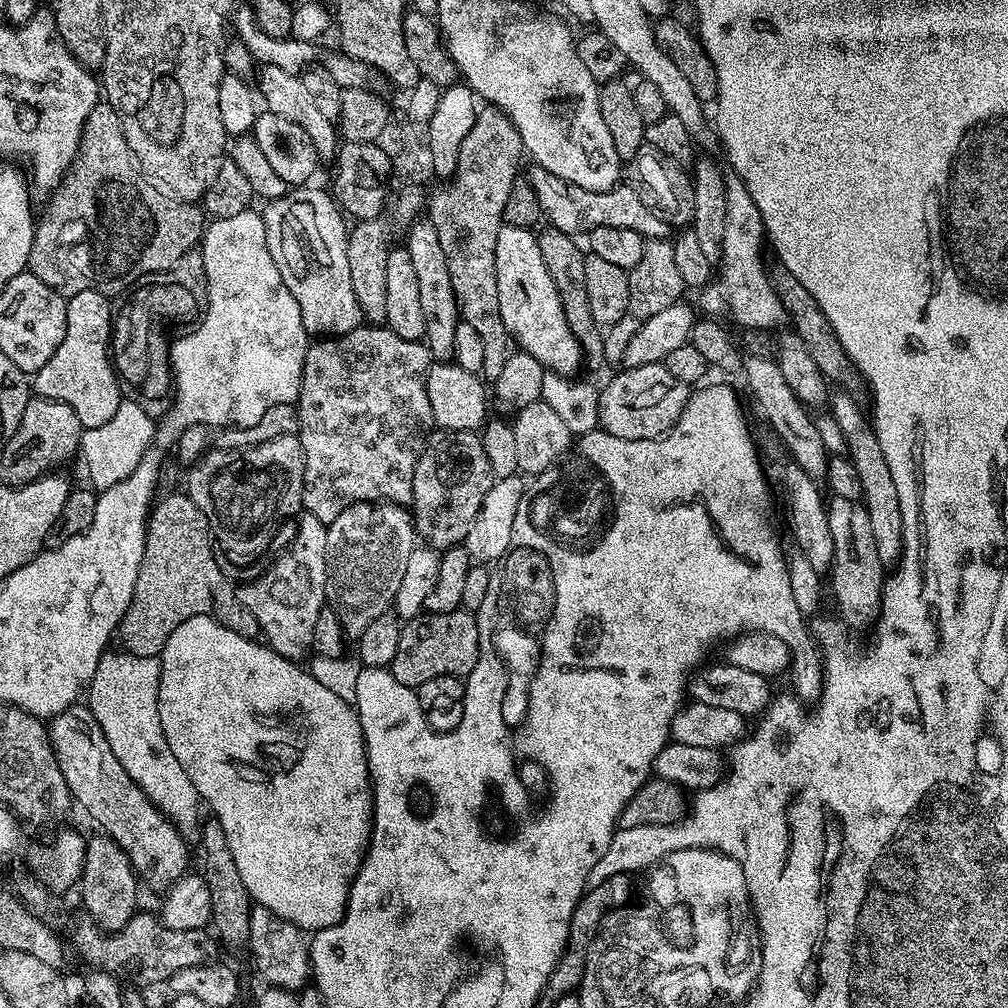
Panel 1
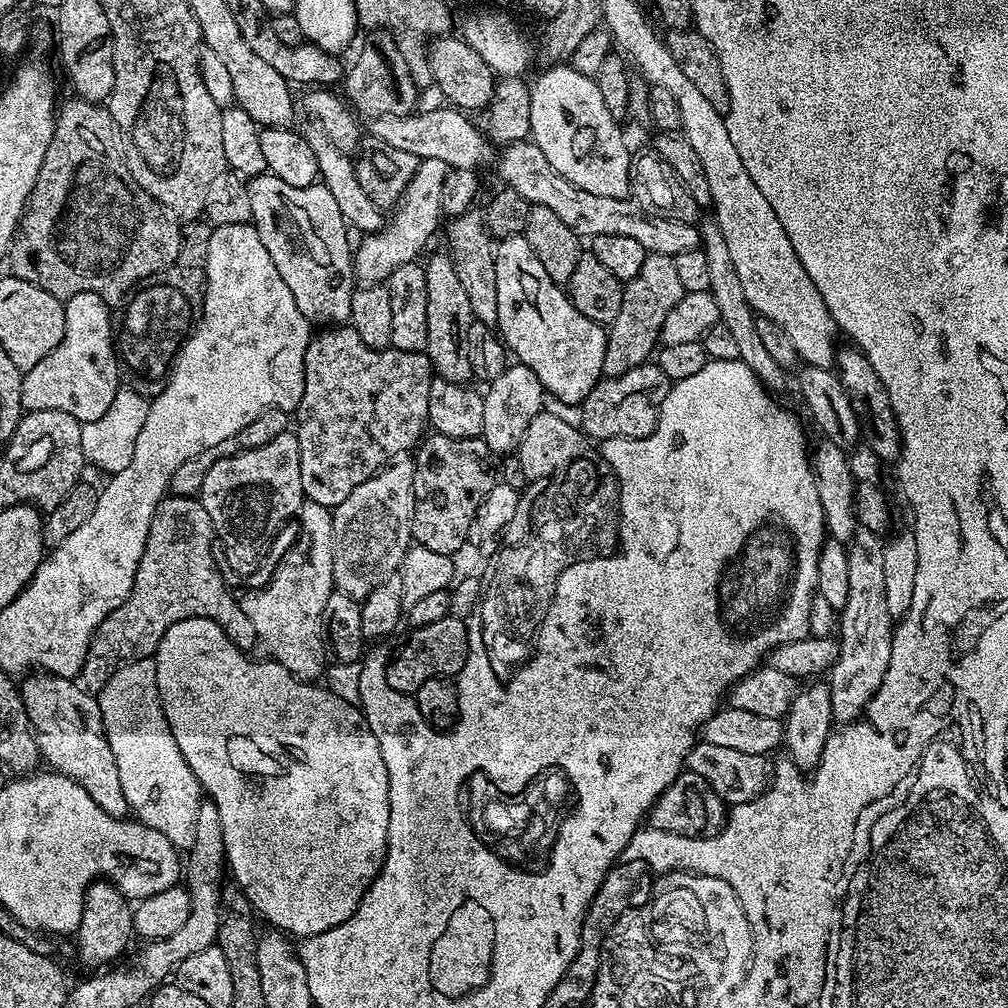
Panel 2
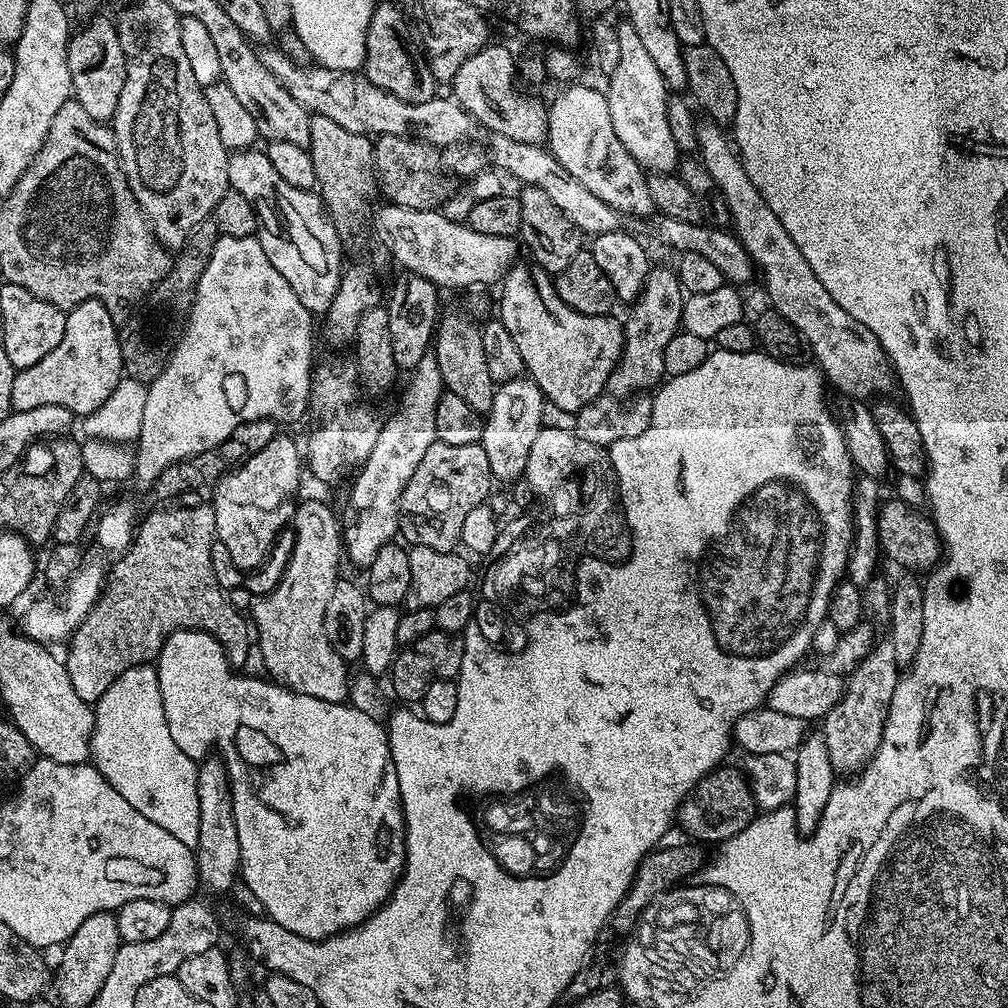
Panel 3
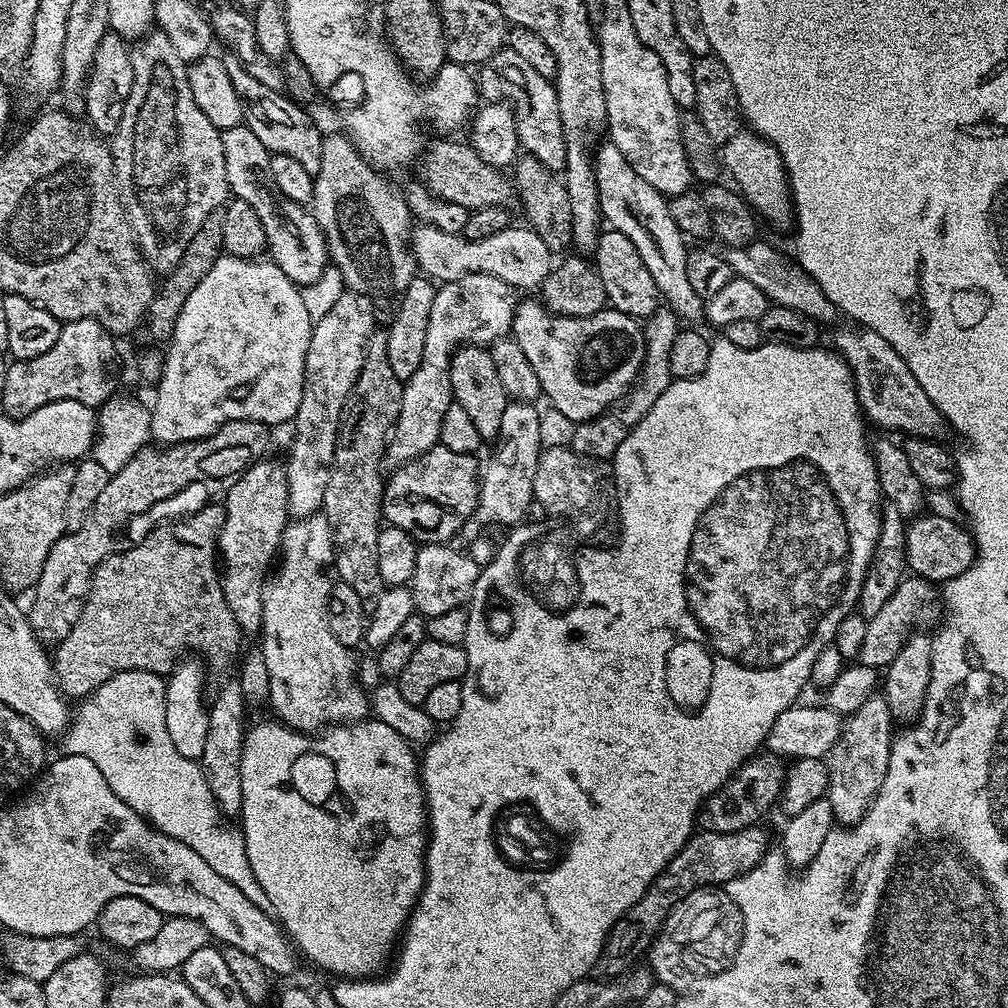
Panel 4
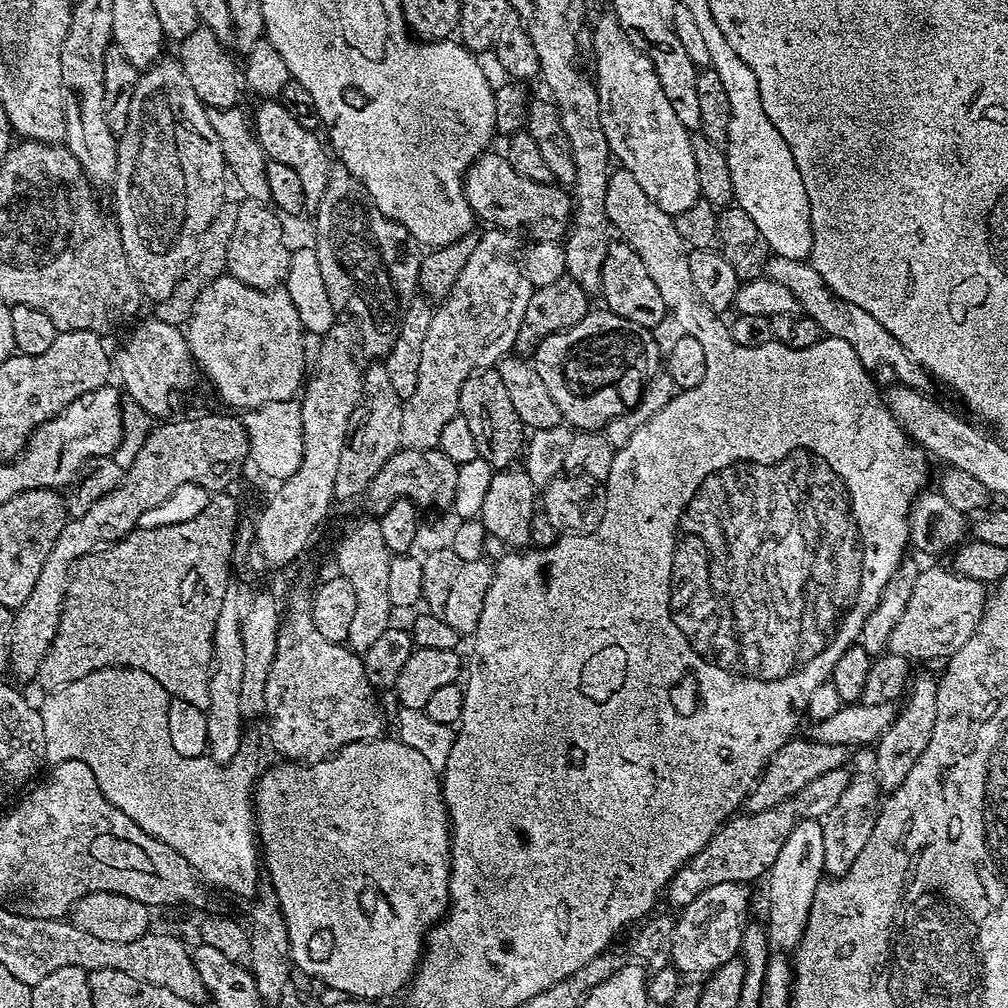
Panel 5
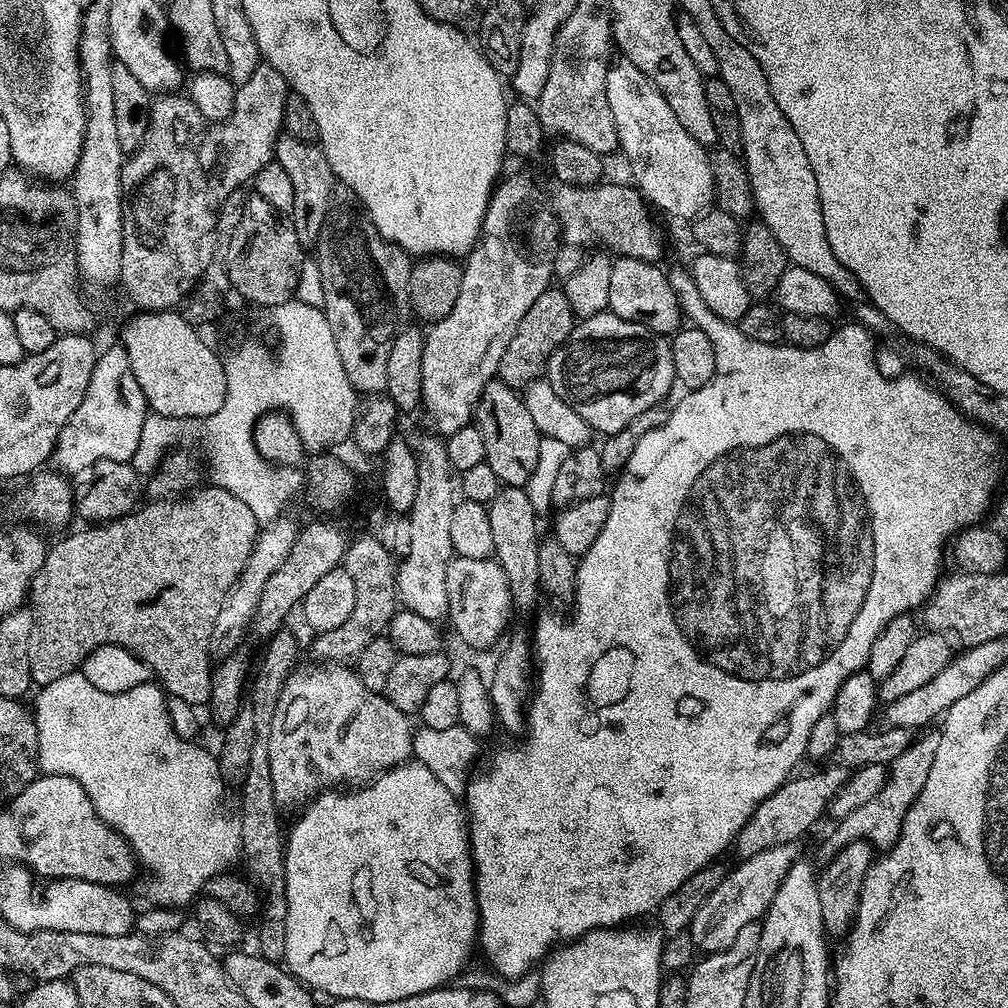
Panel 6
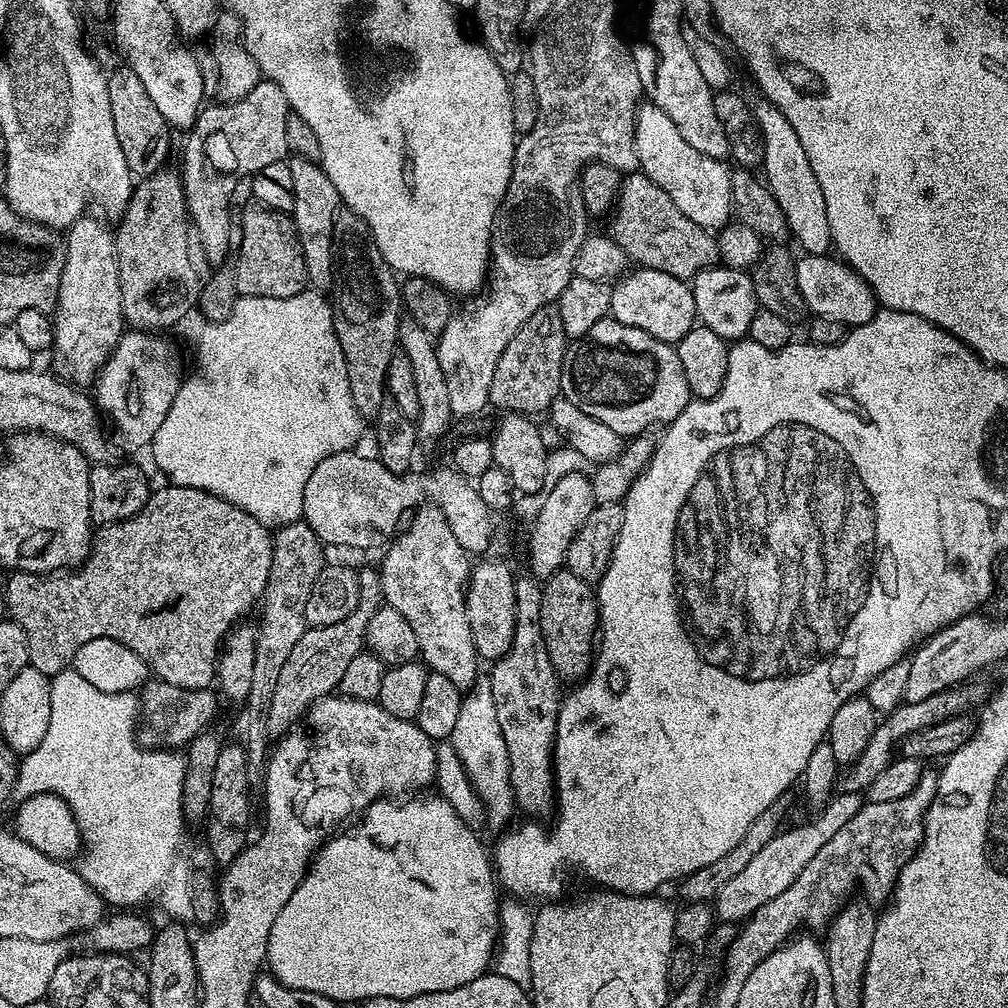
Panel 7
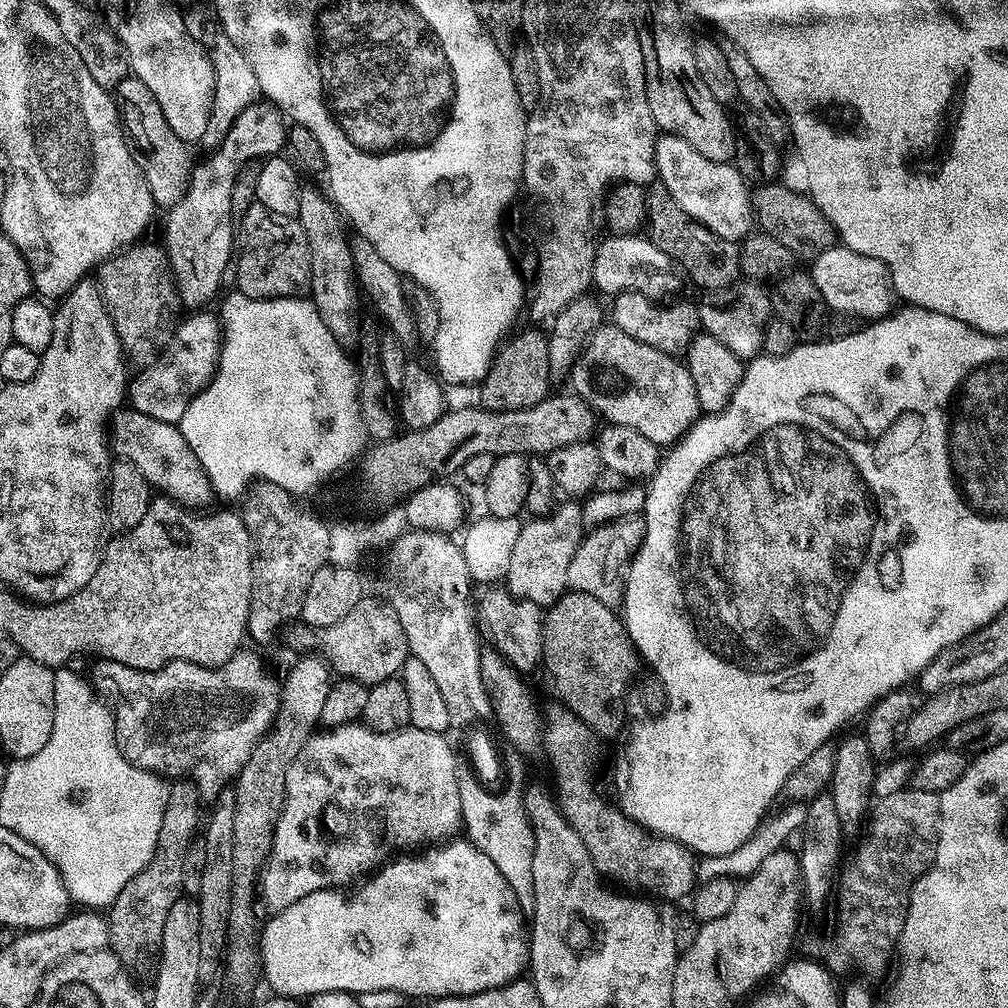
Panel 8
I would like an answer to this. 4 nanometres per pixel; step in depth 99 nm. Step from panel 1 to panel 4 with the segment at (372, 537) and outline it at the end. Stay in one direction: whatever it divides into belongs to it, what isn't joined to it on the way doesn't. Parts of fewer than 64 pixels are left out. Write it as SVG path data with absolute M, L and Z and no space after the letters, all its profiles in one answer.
M481 272L466 274L437 287L434 306L430 306L430 318L426 322L426 346L422 350L422 362L418 362L418 370L414 370L412 377L404 381L396 426L390 433L386 449L387 459L392 459L393 465L415 460L439 444L442 414L446 414L454 402L448 377L453 352L461 346L491 346L496 340L507 337L517 303L517 293L502 282L502 278Z

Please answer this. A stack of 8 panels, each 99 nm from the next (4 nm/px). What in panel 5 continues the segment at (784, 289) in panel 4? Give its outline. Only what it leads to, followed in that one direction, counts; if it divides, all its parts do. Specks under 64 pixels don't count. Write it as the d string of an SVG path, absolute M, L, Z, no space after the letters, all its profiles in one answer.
M773 255L769 259L766 276L790 288L800 301L803 315L818 322L824 336L842 338L842 342L850 342L858 358L870 370L892 368L893 374L900 379L897 381L905 388L928 390L928 387L934 384L928 371L918 362L914 362L908 349L900 345L898 338L894 338L894 334L890 334L890 330L886 330L886 326L882 326L882 322L874 318L874 314L869 314L867 310L862 310L862 306L854 306L854 302L848 302L846 298L840 298L832 292L832 288L826 286L826 278L822 278L822 274L818 274L818 270L814 270L814 266L807 259L795 260Z

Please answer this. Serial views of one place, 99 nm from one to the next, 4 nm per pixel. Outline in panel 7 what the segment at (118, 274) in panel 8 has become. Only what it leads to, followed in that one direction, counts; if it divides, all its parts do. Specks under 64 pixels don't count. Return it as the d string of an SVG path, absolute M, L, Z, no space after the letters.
M158 171L141 179L133 187L130 202L119 217L120 229L117 227L114 232L124 319L136 330L172 328L191 308L193 311L197 307L200 298L202 276L200 280L199 274L196 273L196 264L192 261L194 244L190 239L190 217L188 203L184 197L184 181L179 171L168 171Z

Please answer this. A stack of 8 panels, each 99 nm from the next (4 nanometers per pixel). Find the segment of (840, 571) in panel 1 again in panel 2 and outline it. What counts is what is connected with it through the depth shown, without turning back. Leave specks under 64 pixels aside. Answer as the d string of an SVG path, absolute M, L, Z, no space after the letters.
M857 527L846 547L850 568L850 594L846 594L846 606L838 612L840 656L826 676L826 683L831 691L832 716L840 724L859 719L872 701L872 695L882 686L882 678L886 678L886 670L890 666L894 631L894 618L890 610L886 610L882 559L884 540L877 533Z

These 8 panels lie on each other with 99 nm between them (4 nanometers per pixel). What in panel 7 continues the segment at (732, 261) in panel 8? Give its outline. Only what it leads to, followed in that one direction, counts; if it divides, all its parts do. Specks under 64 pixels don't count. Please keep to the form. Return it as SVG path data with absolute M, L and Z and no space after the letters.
M641 170L629 172L621 179L620 197L610 213L611 220L613 242L622 246L629 261L639 267L662 270L662 274L691 282L702 270L717 267L720 260L716 236L684 217L669 194Z

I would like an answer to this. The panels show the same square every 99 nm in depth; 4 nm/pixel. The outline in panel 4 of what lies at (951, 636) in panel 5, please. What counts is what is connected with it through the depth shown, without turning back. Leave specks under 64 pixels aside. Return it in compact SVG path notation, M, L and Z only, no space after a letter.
M905 575L900 581L898 590L894 590L894 594L886 602L886 606L882 606L878 614L867 617L866 638L862 638L858 664L877 670L887 669L888 664L894 662L894 658L898 658L898 650L909 636L917 630L927 629L924 628L927 624L935 625L941 616L942 604L932 581L923 580L921 576Z

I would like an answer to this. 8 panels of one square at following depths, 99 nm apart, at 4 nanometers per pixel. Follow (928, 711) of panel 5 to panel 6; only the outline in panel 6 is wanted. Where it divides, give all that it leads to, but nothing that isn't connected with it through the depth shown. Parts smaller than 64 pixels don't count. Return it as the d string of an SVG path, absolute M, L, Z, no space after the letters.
M936 730L928 731L920 734L925 734L925 736L917 735L911 746L902 750L902 754L898 754L898 758L894 758L888 768L888 780L882 786L882 790L878 790L878 794L874 794L874 798L870 798L870 802L866 802L866 806L858 806L858 810L854 810L854 814L850 814L845 820L839 821L835 825L836 829L829 834L828 841L820 848L824 858L833 857L840 848L844 848L856 840L862 840L876 850L887 850L895 844L897 838L900 837L904 816L918 798L918 794L922 794L922 786L926 786L926 777L930 774L930 766L934 766L934 754L938 750L940 733Z

